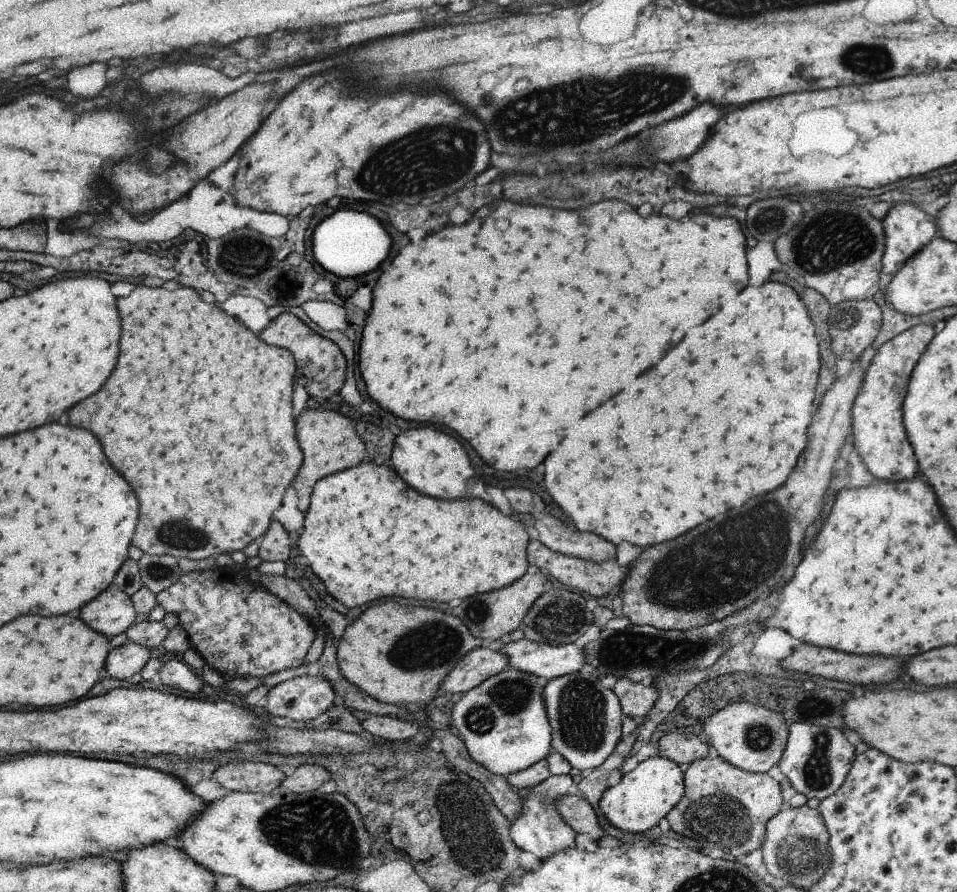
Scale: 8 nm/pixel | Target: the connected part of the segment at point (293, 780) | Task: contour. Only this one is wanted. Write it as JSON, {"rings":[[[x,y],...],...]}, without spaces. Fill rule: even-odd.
{"rings":[[[299,764],[291,776],[285,776],[277,790],[279,794],[301,794],[301,792],[315,792],[319,790],[319,784],[327,782],[329,774],[325,768],[311,766],[311,764]]]}

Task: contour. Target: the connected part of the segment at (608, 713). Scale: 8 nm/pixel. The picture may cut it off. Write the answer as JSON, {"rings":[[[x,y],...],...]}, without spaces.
{"rings":[[[583,668],[577,674],[549,680],[543,688],[543,700],[551,728],[551,750],[559,752],[573,770],[591,772],[599,768],[621,738],[621,708],[617,698]]]}

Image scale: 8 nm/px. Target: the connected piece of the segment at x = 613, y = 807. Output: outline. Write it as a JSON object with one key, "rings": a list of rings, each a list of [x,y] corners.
{"rings":[[[653,756],[639,762],[635,768],[623,770],[621,780],[615,786],[607,786],[601,792],[599,808],[615,828],[639,836],[645,830],[659,824],[659,820],[665,818],[665,814],[679,802],[681,794],[683,794],[683,766],[677,766],[675,762],[663,756]]]}

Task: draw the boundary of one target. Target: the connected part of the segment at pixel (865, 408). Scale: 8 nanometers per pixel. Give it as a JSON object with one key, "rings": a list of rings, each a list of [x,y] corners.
{"rings":[[[915,324],[881,344],[877,352],[869,352],[863,384],[851,408],[851,436],[855,456],[861,456],[875,482],[883,480],[893,484],[899,480],[911,480],[917,472],[917,464],[903,428],[903,400],[911,372],[925,348],[931,344],[933,336],[935,332],[931,326]]]}

